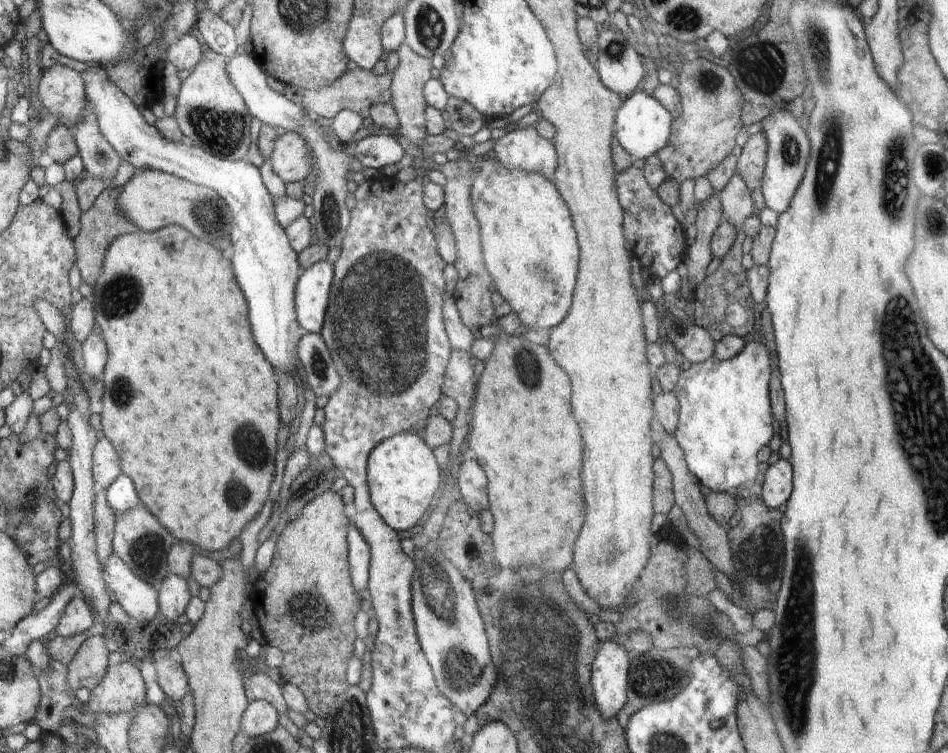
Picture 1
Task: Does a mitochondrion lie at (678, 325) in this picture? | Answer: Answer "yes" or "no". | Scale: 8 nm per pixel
yes

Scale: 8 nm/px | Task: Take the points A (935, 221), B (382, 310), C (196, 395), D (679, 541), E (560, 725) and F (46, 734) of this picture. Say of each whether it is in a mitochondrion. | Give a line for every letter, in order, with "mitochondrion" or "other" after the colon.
A: mitochondrion
B: mitochondrion
C: other
D: other
E: mitochondrion
F: other

